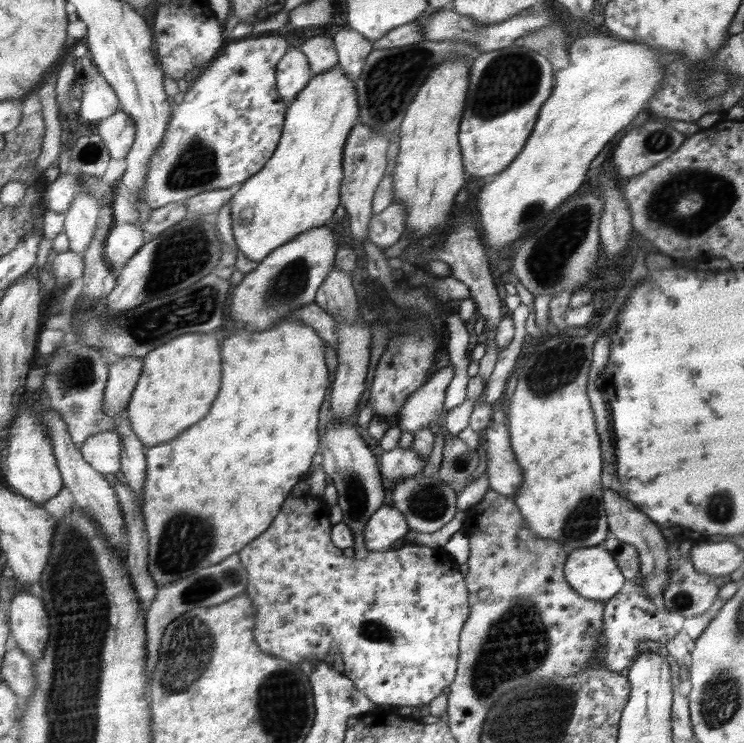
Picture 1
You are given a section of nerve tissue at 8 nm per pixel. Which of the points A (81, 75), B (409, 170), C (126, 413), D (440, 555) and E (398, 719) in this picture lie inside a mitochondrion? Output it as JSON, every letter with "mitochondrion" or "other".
{"A":"other","B":"other","C":"other","D":"other","E":"other"}

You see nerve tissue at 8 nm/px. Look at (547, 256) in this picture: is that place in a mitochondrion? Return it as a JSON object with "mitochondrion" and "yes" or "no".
{"mitochondrion":"yes"}

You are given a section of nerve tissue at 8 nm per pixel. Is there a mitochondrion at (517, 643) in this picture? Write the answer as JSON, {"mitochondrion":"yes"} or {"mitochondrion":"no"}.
{"mitochondrion":"yes"}

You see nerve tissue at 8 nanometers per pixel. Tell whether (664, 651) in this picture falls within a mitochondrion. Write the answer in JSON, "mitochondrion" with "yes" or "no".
{"mitochondrion":"no"}

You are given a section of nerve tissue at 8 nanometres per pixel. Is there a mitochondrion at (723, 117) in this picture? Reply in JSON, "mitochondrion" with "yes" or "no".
{"mitochondrion":"no"}

